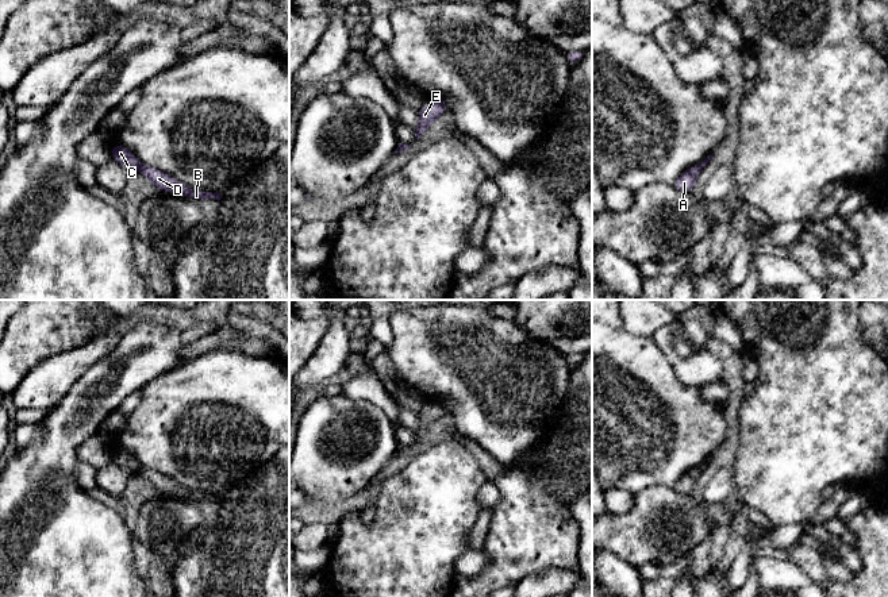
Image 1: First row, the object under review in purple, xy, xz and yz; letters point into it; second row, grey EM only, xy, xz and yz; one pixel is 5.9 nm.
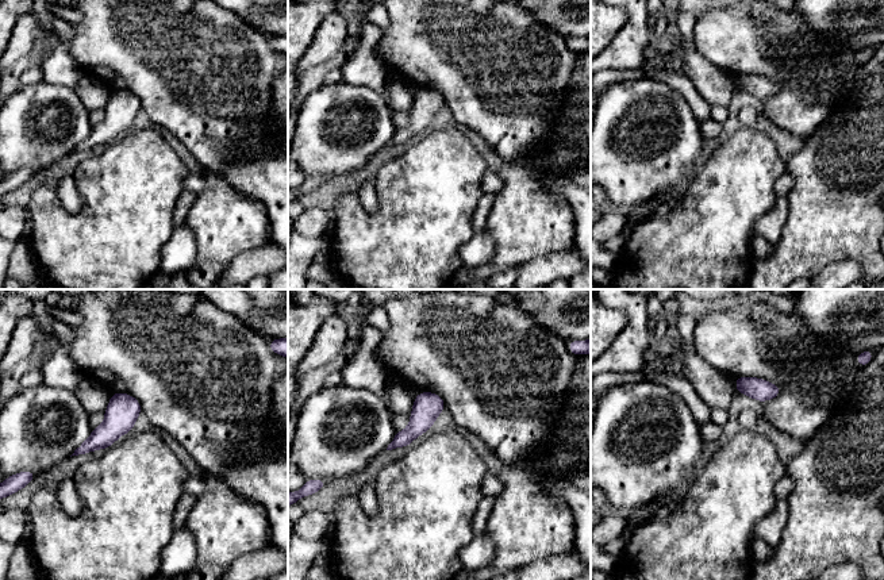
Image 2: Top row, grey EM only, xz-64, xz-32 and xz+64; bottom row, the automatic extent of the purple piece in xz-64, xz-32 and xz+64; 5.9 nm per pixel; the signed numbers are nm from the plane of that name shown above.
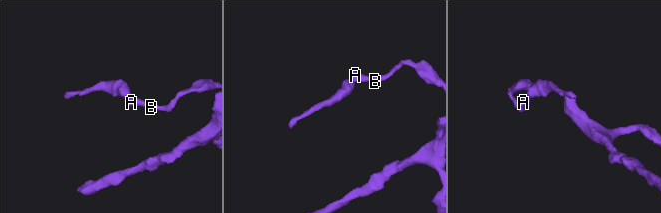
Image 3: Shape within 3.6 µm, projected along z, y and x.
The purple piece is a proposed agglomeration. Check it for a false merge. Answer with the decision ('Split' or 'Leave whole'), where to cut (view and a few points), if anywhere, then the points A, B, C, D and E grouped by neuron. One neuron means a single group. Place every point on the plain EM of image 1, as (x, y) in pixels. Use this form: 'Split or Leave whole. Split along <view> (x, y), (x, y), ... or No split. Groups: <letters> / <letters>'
Split. Split along xy (141, 466), (137, 472). Groups: A B D / C E

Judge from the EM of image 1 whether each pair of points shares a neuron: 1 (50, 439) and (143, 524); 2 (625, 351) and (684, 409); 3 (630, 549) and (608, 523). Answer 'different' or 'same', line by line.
1: different
2: same
3: same

